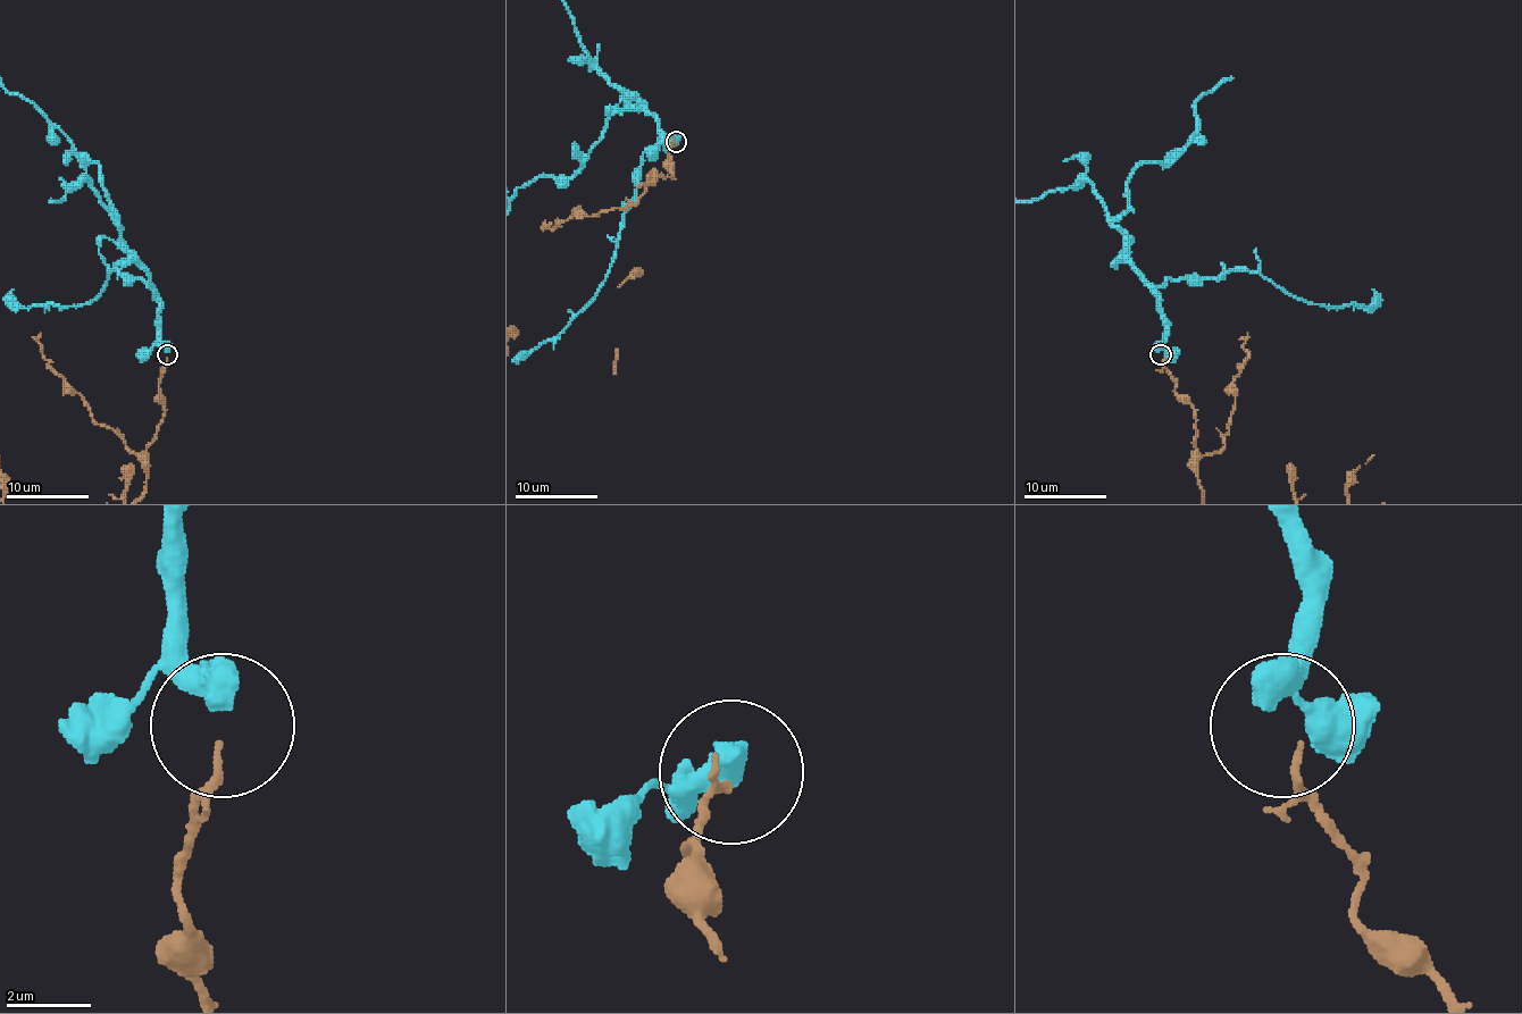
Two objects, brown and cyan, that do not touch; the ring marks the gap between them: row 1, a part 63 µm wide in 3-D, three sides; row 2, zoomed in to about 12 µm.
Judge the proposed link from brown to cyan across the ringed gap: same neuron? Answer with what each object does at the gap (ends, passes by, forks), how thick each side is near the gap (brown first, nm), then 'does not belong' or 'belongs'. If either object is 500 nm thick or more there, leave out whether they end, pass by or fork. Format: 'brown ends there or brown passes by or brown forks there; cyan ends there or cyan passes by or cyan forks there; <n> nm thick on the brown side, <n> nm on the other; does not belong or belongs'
150 nm thick on the brown side, 650 nm on the other; does not belong

